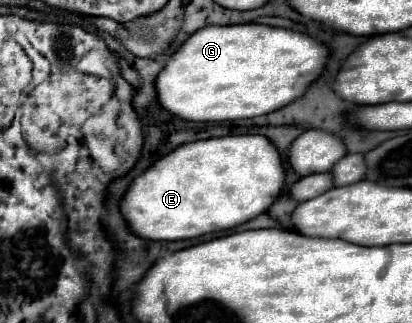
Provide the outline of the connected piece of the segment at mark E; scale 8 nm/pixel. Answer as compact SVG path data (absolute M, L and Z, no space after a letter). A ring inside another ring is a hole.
M237 135L177 147L137 177L121 213L143 239L179 241L239 227L265 213L283 193L285 169L277 147L263 135Z

